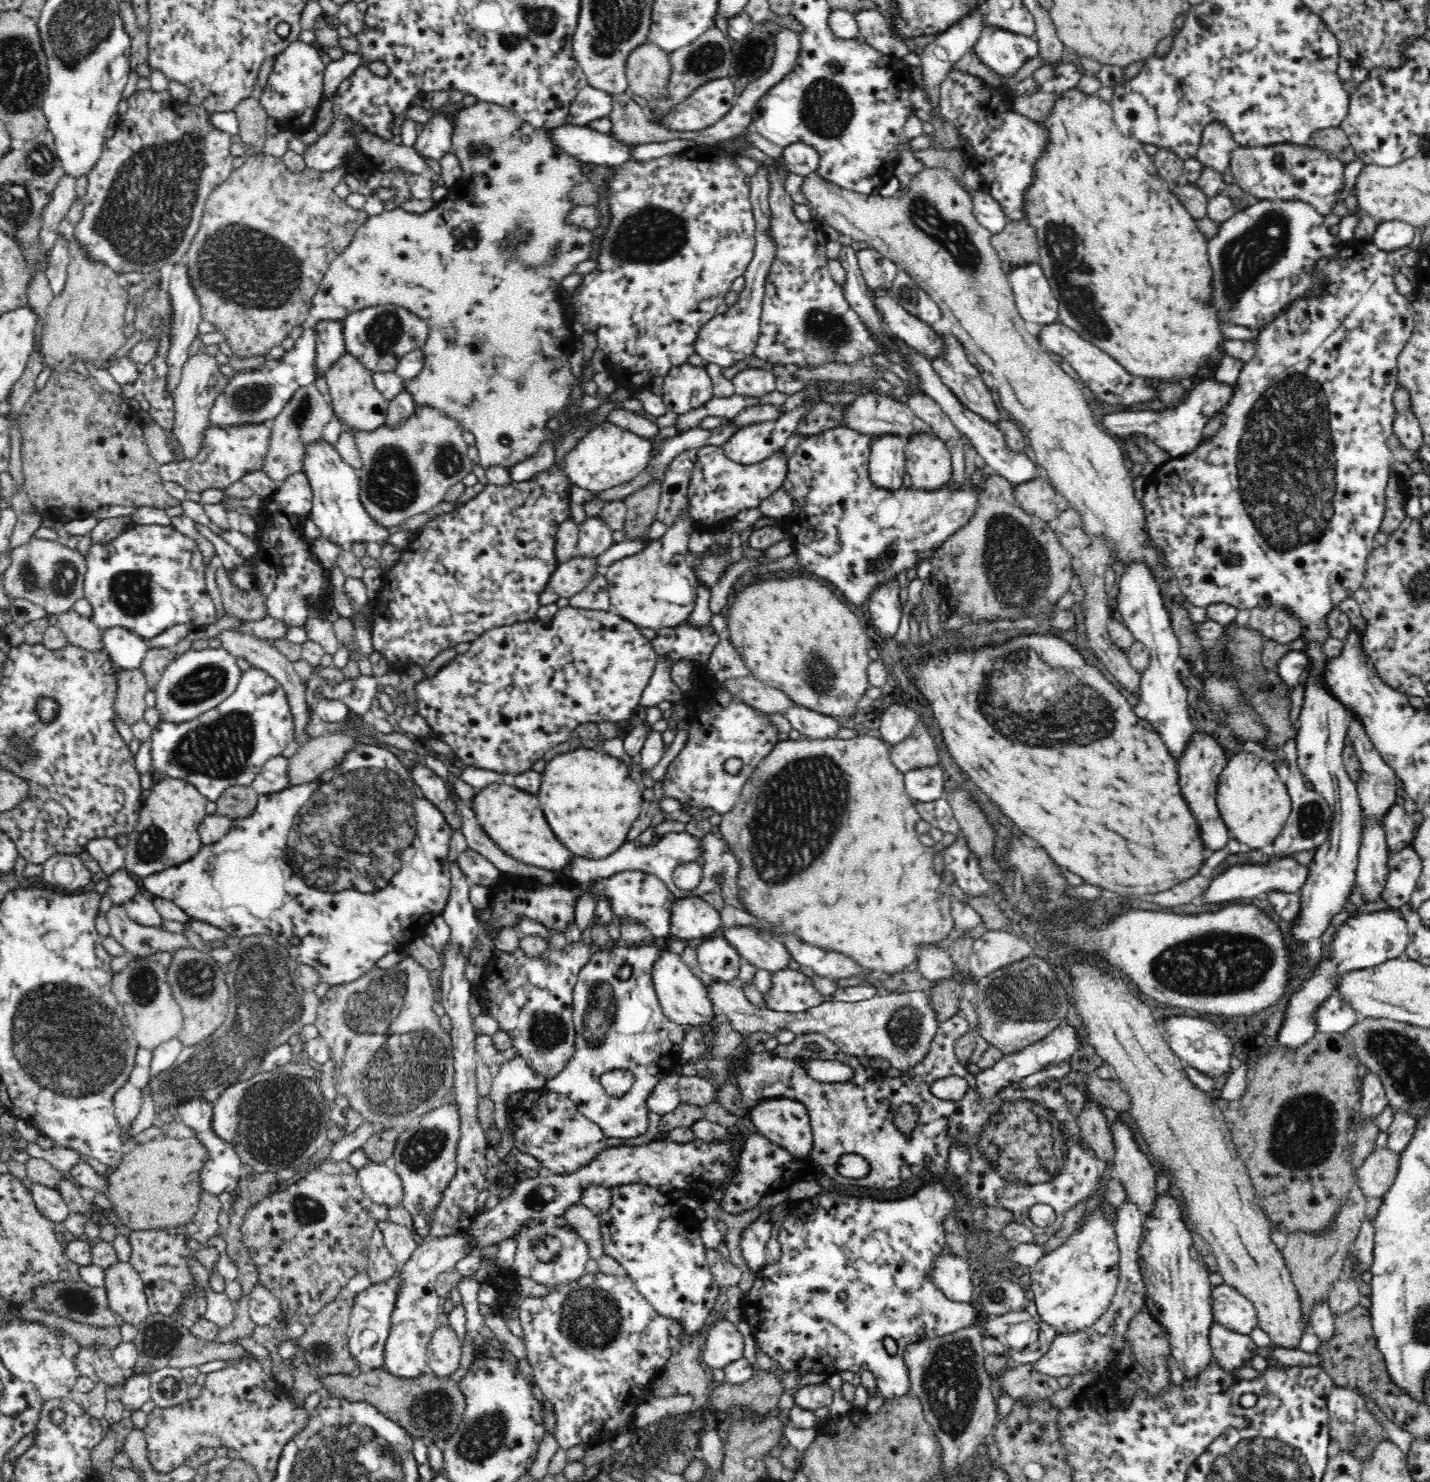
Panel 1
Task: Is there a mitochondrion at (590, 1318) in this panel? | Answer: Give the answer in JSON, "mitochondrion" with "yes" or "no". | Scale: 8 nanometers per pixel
{"mitochondrion":"yes"}

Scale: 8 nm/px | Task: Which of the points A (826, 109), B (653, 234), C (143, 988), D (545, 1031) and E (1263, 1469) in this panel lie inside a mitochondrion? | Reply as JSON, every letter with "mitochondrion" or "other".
{"A":"mitochondrion","B":"mitochondrion","C":"mitochondrion","D":"mitochondrion","E":"mitochondrion"}

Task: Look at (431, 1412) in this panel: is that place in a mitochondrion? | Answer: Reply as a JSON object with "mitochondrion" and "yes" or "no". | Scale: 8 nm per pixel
{"mitochondrion":"yes"}

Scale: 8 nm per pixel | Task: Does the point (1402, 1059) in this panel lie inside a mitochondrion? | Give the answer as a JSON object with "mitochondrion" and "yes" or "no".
{"mitochondrion":"yes"}

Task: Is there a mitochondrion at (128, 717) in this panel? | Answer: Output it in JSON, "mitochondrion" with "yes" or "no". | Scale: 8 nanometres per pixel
{"mitochondrion":"no"}

